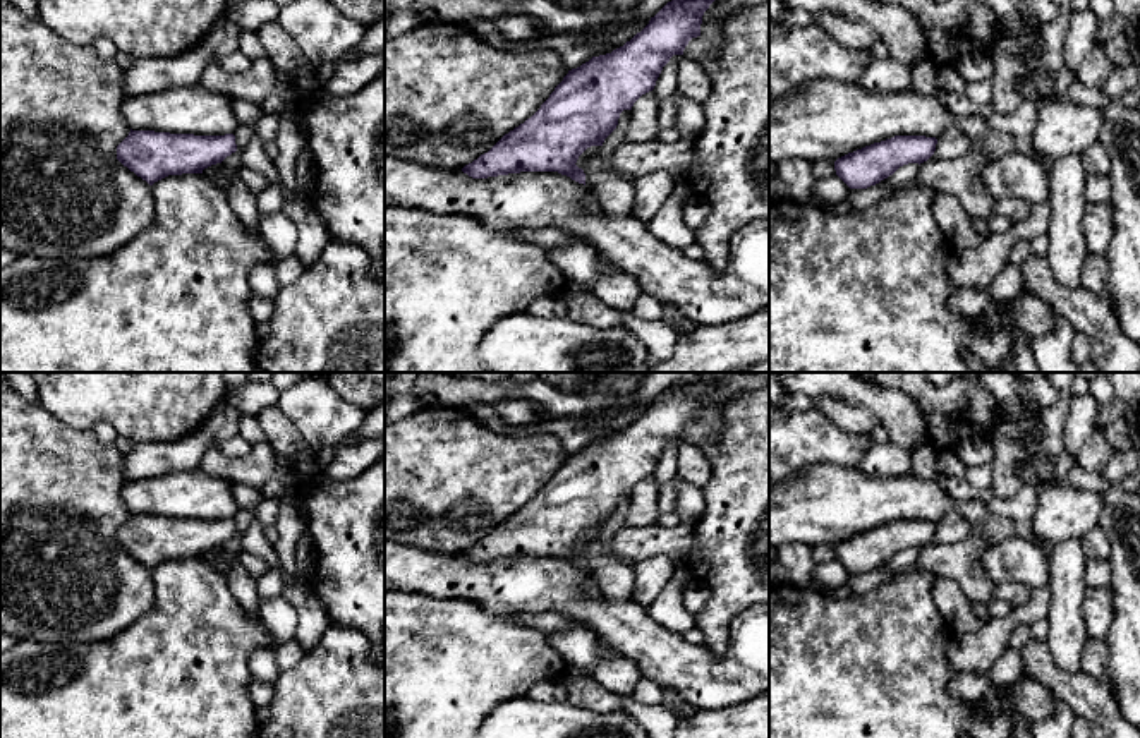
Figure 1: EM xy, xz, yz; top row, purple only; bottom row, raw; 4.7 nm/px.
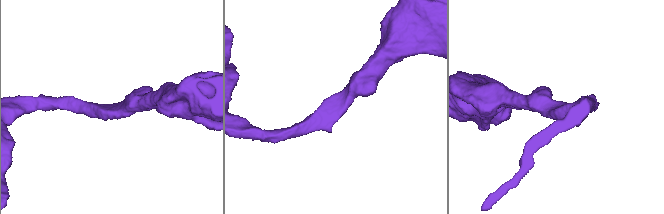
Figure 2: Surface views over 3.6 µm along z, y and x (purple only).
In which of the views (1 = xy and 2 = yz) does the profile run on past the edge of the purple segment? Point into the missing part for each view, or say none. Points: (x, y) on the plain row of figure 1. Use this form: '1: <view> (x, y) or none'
1: none
2: none

